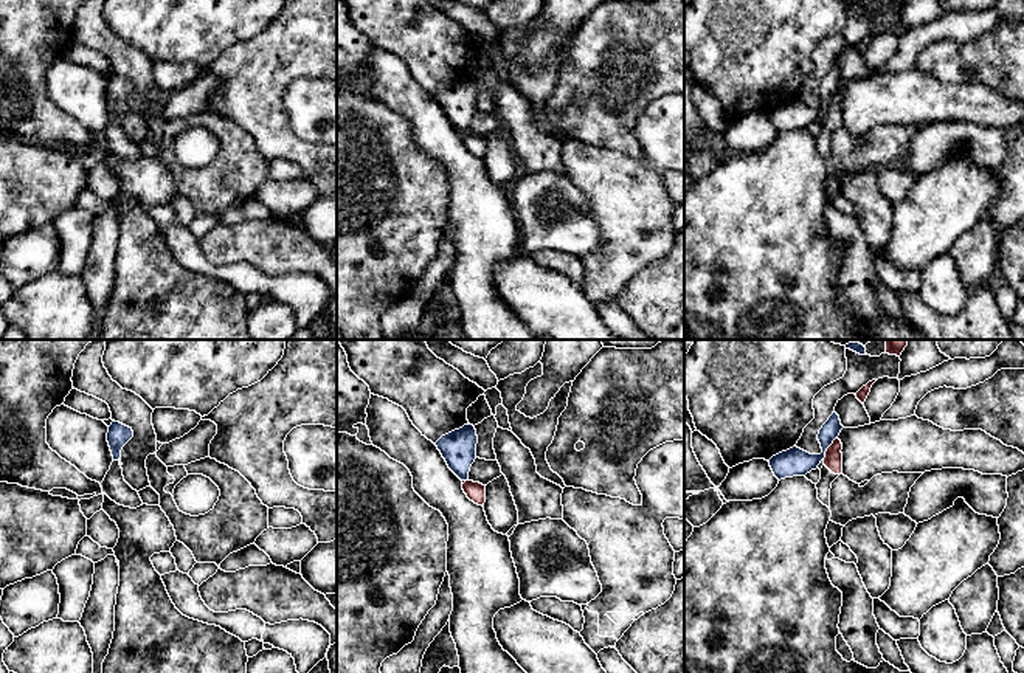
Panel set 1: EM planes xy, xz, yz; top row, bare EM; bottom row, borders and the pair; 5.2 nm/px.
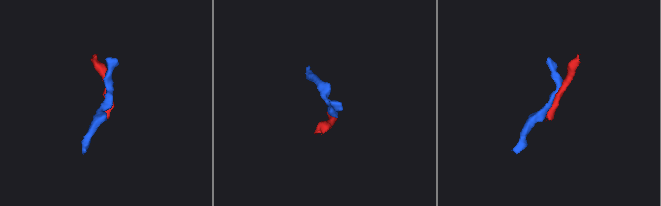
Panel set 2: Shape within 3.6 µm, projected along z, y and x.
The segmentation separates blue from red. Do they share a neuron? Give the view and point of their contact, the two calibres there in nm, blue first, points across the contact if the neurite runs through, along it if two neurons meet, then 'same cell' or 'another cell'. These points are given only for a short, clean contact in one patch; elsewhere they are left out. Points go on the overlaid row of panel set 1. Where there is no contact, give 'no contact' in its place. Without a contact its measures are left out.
meets blue in yz at (827, 447); 140 nm thick on the blue side, 100 nm on the other; another cell

